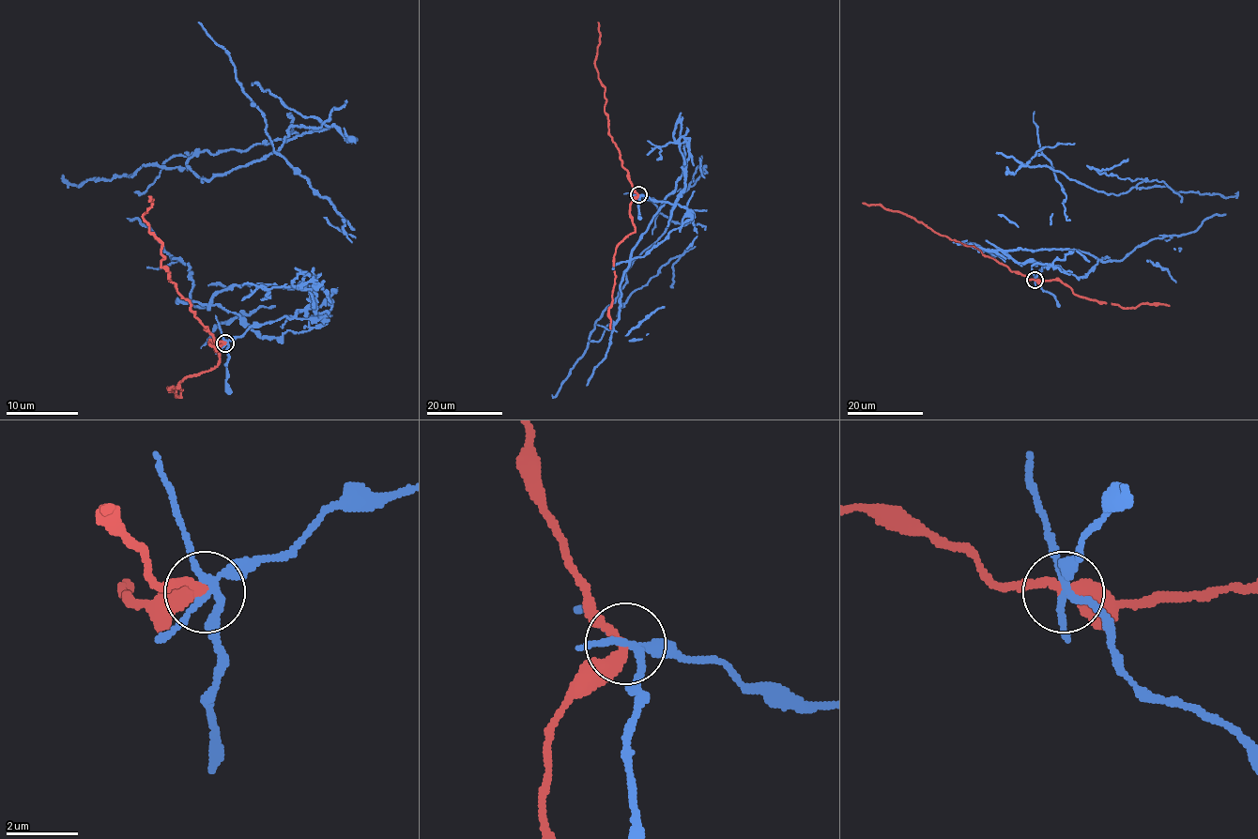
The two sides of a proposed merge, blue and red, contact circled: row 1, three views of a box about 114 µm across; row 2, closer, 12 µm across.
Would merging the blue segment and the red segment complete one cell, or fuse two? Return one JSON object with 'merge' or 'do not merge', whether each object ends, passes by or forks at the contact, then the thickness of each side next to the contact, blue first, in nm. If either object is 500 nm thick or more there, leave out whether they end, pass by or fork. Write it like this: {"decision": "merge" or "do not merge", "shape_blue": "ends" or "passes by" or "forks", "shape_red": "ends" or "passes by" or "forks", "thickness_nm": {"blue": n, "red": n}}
{"decision": "do not merge", "shape_blue": "forks", "shape_red": "passes by", "thickness_nm": {"blue": 200, "red": 360}}

